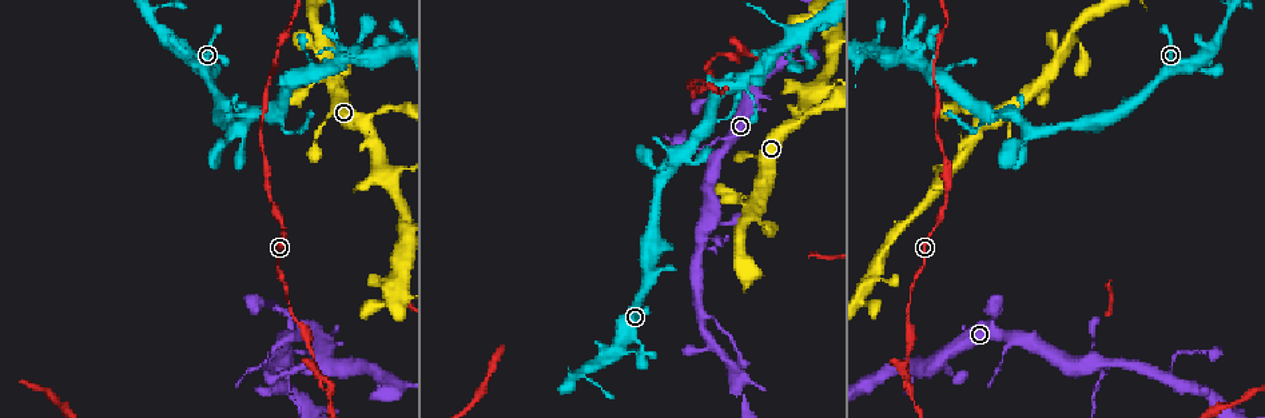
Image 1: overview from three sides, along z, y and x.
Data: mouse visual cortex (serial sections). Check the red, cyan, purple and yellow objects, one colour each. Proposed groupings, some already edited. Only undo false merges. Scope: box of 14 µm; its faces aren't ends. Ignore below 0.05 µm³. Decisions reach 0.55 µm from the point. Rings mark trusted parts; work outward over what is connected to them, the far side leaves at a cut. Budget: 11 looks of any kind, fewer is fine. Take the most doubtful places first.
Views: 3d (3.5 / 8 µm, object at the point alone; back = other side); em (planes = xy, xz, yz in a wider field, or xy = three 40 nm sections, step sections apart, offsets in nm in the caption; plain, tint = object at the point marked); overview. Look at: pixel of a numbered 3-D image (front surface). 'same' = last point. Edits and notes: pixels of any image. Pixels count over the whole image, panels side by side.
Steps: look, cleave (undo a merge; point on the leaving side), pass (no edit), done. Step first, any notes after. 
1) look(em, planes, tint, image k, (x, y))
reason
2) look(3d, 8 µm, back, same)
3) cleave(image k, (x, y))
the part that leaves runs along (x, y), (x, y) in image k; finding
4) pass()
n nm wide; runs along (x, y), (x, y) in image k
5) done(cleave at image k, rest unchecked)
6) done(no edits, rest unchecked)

look(3d, 3.5 µm, back, image 1, (312, 367))
sharp bend

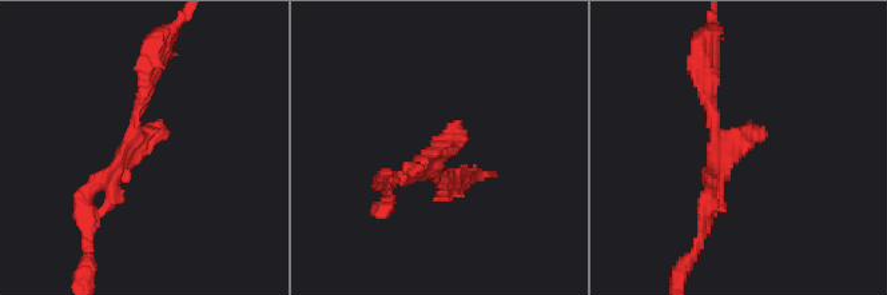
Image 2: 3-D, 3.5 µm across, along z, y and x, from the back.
look(em, planes, plain, image 2, (735, 151))
shape alone is not enough

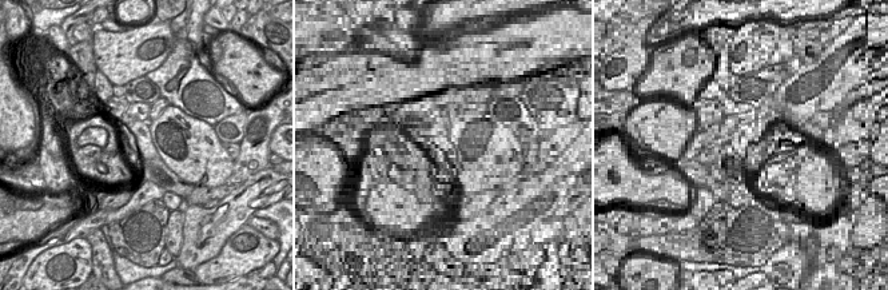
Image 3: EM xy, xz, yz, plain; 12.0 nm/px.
look(em, planes, tint, same)
where the object lies

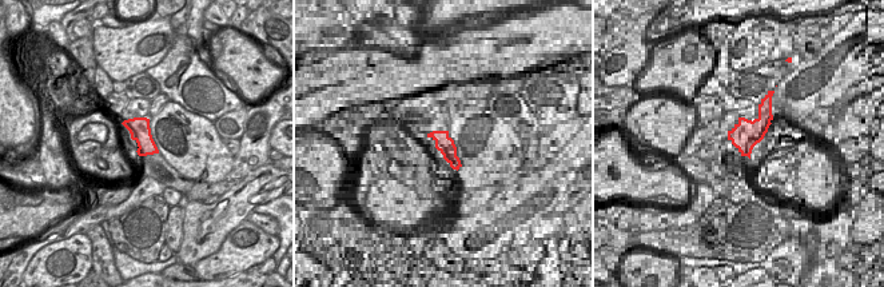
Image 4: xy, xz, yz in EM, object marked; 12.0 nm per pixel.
pass()
runs along (151, 75), (135, 148), (86, 198), (90, 218) in image 2; continuous, no second cell

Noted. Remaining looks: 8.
look(3d, 8 µm, image 1, (767, 70))
a narrow waist

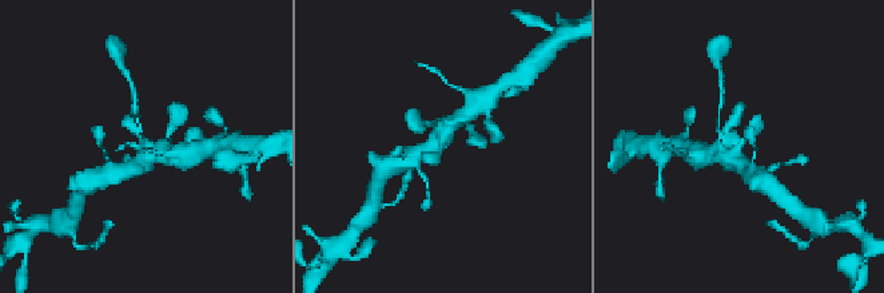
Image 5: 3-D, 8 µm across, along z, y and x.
look(em, xy, step 5, tint, image 5, (141, 142))
need the tissue

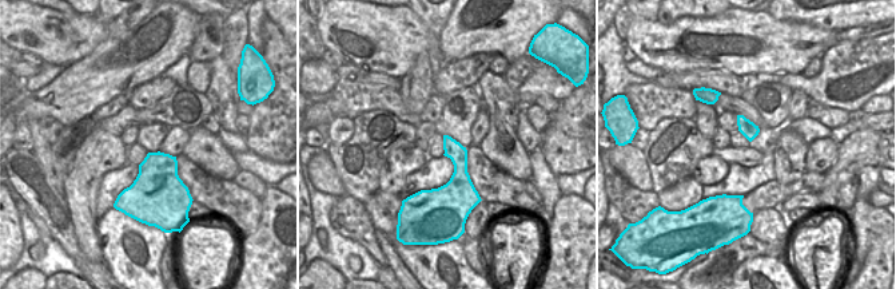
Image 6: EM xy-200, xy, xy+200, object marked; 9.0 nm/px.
pass()
runs along (745, 169), (733, 159), (760, 117) in image 5; continuous, no second cell

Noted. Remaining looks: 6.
look(em, xy, step 5, tint, image 1, (274, 367))
a fork

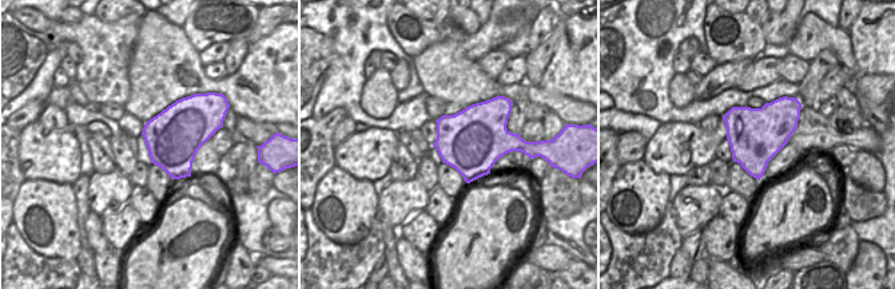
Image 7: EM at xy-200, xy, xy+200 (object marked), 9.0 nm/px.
look(3d, 3.5 µm, same)

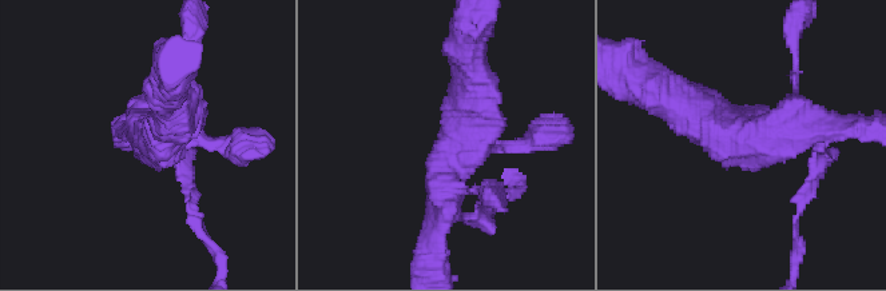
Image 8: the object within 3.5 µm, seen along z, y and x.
pass()
600 nm wide; runs along (469, 71), (473, 102), (437, 220) in image 8; all the same cell

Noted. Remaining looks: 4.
look(3d, 3.5 µm, image 1, (1166, 379))
a fork

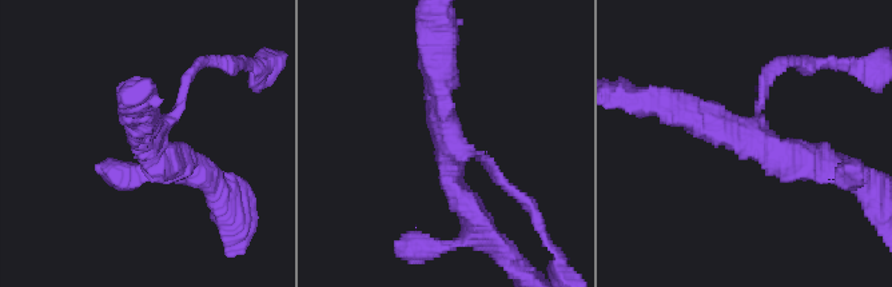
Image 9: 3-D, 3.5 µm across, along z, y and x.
look(em, xy, step 1, tint, image 9, (449, 148))
3 arms; arms of 150, 300, 300 nm

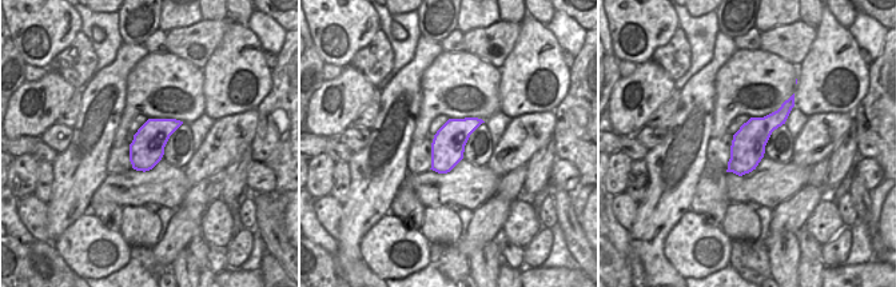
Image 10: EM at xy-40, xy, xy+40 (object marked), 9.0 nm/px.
pass()
runs along (675, 107), (825, 164) in image 9; all the same cell

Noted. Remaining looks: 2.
done(no edits, rest unchecked)

